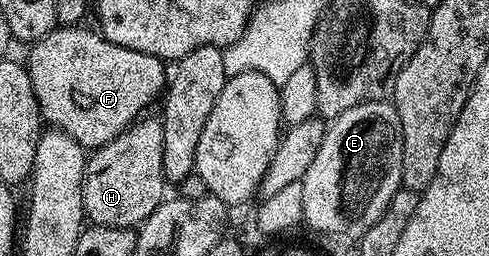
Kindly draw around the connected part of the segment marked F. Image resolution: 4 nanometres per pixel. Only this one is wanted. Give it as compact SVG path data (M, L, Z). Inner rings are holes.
M78 25L56 27L49 35L45 35L45 39L34 42L28 48L31 50L25 56L25 64L44 122L52 129L65 131L65 135L73 135L73 139L77 139L84 150L94 151L117 139L150 110L147 108L154 101L156 104L162 98L169 80L169 69L160 57L114 45L105 41L102 33L87 28Z

